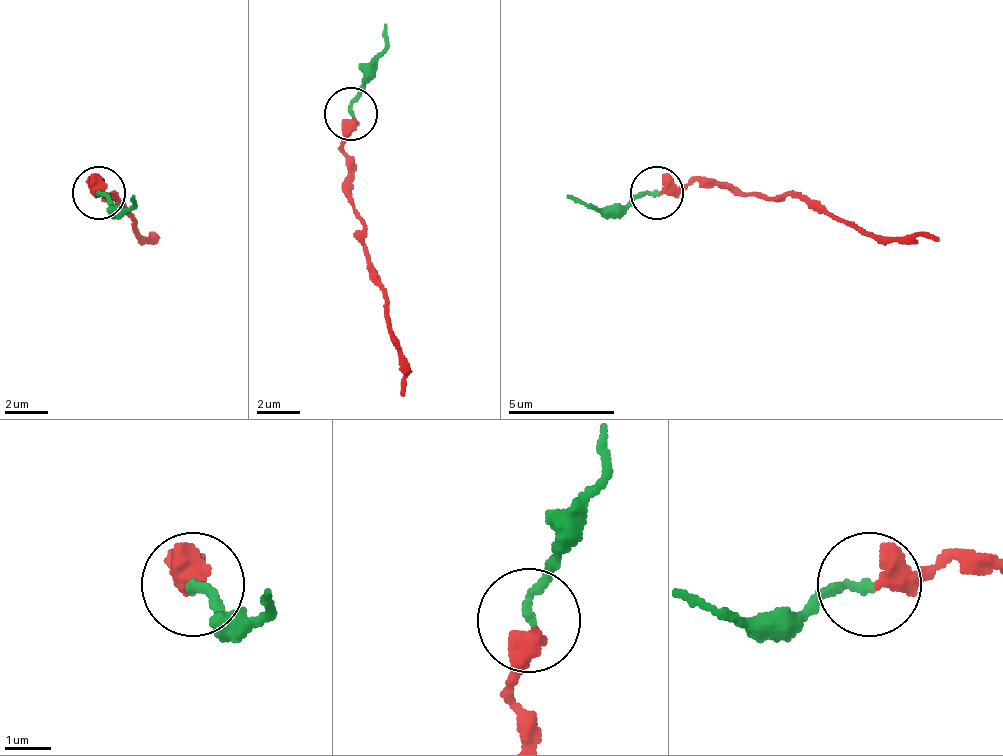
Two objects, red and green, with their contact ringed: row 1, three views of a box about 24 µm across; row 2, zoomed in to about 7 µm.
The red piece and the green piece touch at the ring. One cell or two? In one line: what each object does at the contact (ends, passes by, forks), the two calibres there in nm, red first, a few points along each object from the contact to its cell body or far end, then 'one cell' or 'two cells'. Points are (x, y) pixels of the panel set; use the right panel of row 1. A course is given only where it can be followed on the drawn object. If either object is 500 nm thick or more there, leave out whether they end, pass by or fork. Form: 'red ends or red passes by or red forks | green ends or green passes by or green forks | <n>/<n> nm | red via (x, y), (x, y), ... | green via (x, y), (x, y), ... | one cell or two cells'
500/200 nm | red via (658, 191), (695, 180), (738, 186), (770, 196), (807, 196), (839, 217), (887, 239), (940, 239) | green via (658, 191), (642, 191), (621, 207), (568, 196) | one cell

